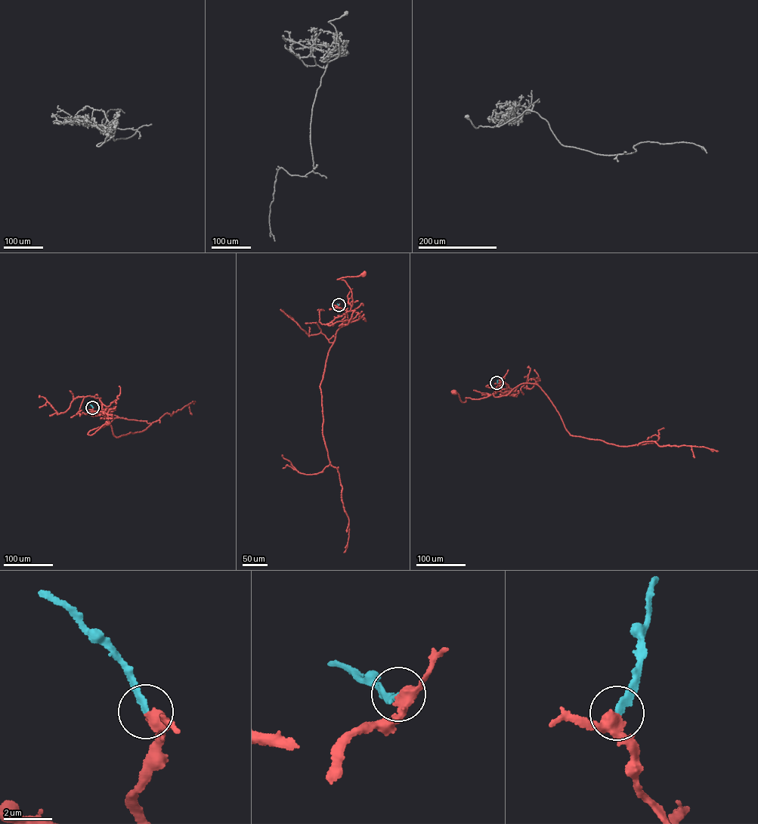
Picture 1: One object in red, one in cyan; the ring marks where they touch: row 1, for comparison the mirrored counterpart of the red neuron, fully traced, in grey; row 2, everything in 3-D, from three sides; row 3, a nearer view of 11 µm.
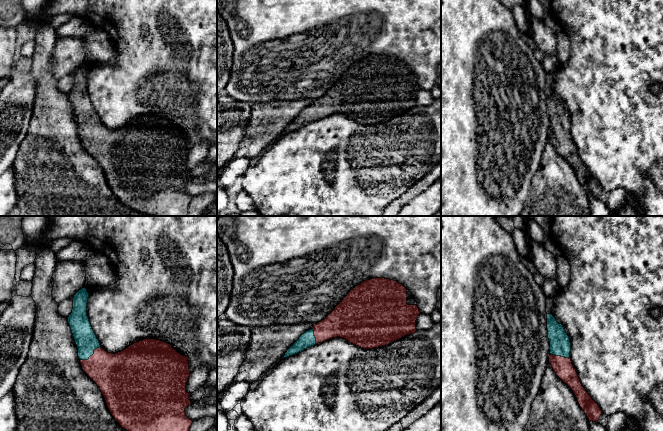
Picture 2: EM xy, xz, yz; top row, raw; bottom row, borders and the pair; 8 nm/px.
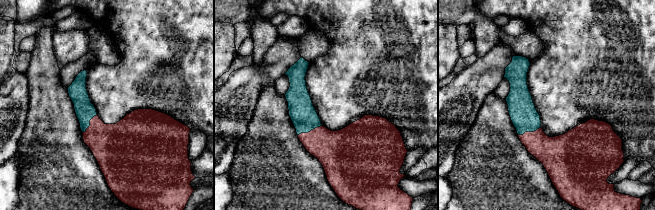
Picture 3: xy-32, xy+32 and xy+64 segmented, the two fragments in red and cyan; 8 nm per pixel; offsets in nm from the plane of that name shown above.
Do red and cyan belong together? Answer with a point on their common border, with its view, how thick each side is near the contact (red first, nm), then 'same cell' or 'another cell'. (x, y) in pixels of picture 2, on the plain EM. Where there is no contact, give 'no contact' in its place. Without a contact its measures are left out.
contact xy (92, 131); calibres 340 and 170 nm; same cell

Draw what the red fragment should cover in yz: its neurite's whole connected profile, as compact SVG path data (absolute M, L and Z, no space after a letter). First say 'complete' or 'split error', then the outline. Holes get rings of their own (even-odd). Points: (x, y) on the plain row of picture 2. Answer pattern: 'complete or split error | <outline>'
split error | M547 90L547 106L550 118L549 139L556 151L571 164L589 197L598 198L602 187L582 162L570 134L570 114L552 90Z

